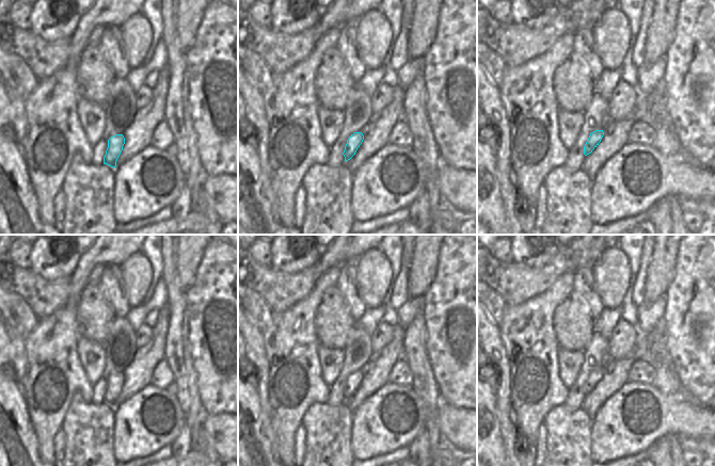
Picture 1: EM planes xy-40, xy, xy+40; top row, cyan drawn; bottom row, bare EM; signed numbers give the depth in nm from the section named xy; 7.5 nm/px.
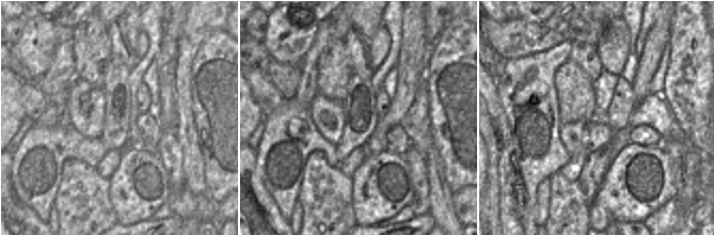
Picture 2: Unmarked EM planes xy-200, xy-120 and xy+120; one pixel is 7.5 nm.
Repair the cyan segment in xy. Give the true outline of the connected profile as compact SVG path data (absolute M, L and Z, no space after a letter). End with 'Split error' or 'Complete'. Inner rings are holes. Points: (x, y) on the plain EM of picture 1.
M354 371L349 375L349 377L347 379L347 383L345 385L345 389L343 391L345 400L350 399L355 393L363 379L364 374L362 371Z. Complete.

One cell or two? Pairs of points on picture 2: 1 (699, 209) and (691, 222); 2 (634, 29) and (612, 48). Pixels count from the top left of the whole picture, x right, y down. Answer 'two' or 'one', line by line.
1: one
2: two

